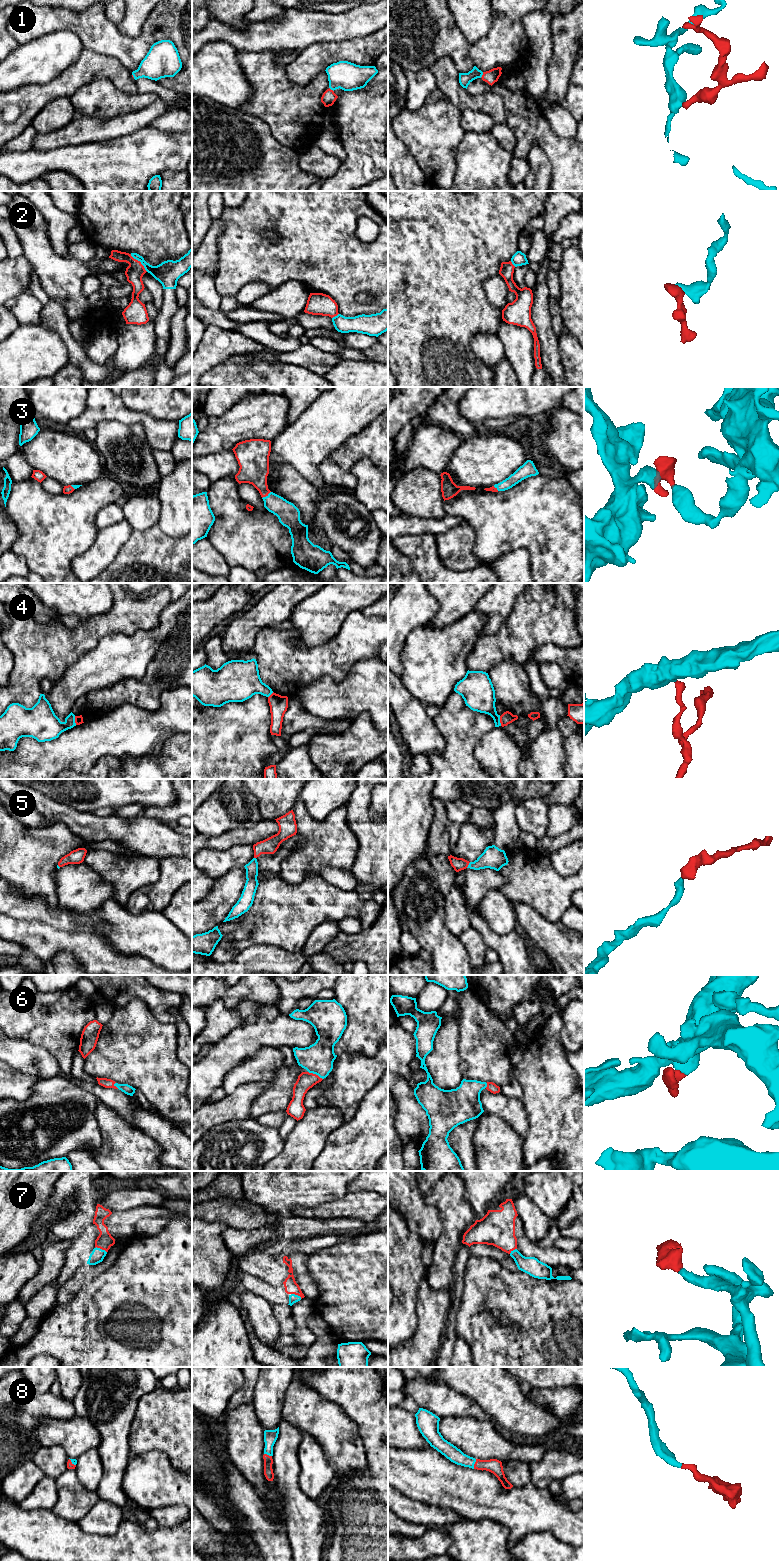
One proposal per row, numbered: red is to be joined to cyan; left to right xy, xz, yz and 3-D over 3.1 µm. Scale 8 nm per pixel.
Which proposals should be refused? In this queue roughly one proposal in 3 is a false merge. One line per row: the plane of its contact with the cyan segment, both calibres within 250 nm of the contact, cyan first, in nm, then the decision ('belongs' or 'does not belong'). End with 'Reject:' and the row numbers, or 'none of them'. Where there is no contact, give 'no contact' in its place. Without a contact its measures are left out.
1: meets cyan in yz; 100 nm thick on the cyan side, 110 nm on the other; belongs
2: meets cyan in xy; 190 nm thick on the cyan side, 150 nm on the other; does not belong
3: meets cyan in xz; 180 nm thick on the cyan side, 240 nm on the other; belongs
4: meets cyan in yz; 240 nm thick on the cyan side, 100 nm on the other; does not belong
5: meets cyan in yz; 180 nm thick on the cyan side, 100 nm on the other; belongs
6: meets cyan in xz; 240 nm thick on the cyan side, 140 nm on the other; belongs
7: meets cyan in xy; 110 nm thick on the cyan side, 140 nm on the other; belongs
8: meets cyan in yz; 120 nm thick on the cyan side, 120 nm on the other; belongs
Reject: 2, 4

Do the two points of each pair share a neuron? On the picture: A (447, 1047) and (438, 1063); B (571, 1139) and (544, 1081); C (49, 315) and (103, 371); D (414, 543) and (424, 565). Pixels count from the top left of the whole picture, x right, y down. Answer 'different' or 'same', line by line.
A: same
B: same
C: same
D: same

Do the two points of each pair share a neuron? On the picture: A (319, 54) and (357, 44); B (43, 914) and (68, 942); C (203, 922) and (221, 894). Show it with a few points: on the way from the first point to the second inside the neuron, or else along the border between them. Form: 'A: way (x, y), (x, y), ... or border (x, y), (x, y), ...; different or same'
A: way (328, 53), (348, 50); same
B: border (34, 919), (43, 921), (55, 928), (79, 931); different
C: way (205, 915), (219, 901); same

